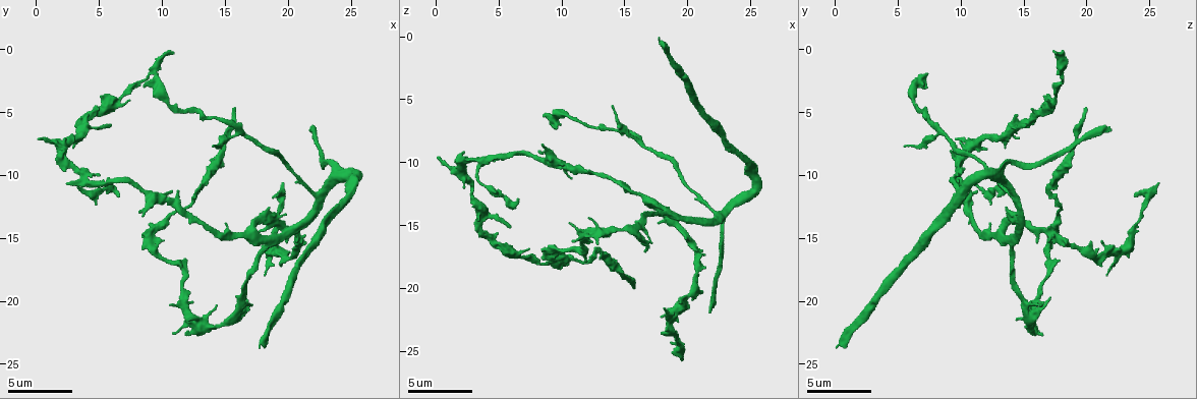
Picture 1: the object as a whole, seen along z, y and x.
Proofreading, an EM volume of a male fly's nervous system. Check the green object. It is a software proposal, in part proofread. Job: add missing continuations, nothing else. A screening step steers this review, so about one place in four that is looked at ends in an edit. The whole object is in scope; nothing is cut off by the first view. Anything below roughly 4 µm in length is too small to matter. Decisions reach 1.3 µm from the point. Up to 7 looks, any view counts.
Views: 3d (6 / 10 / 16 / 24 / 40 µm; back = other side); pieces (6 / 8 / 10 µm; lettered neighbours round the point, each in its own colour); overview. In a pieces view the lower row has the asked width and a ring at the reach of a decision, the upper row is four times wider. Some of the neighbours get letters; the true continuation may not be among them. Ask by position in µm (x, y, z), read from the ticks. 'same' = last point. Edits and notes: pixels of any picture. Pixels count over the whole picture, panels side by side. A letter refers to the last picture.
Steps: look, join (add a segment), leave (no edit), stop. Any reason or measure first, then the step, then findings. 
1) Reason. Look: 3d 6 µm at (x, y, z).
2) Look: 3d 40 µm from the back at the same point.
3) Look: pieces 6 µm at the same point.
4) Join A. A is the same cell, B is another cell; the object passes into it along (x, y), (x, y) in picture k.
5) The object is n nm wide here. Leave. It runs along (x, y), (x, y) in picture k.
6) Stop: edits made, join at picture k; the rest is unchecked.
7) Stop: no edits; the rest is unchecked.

End of a long branch. Look: 3d 6 µm at (17.8, 23.4, 0.4).

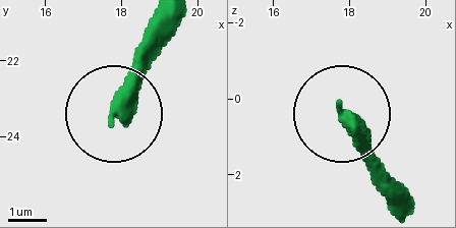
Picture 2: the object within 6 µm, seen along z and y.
Look: pieces 10 µm at (17.85, 23.50, 0.30).

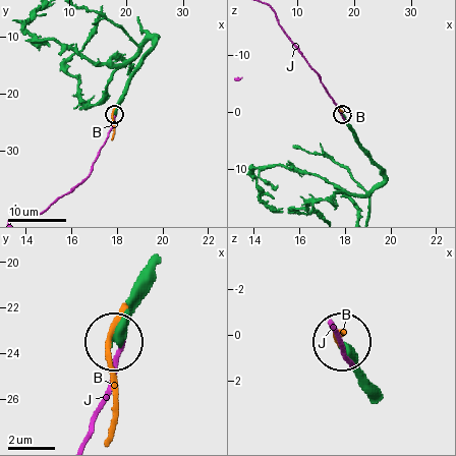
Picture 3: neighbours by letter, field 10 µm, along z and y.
Leave. B and J are other cells; it runs along (378, 396), (345, 345) in picture 3; none of them fits.

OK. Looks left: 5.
Thin end. Look: pieces 8 µm at (11.0, 22.6, 16.4).

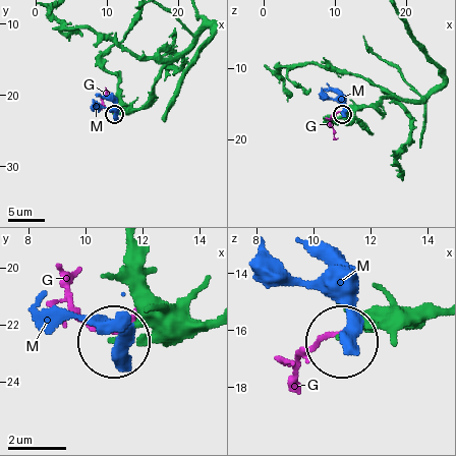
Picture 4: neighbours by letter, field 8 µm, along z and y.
The object is 120 nm wide here. Leave. G and M are other cells; it runs along (155, 56), (163, 66), (149, 100), (114, 113) in picture 4; none of them fits.

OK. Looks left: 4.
An open end. Look: pieces 8 µm at (19.6, 10.8, 25.6).

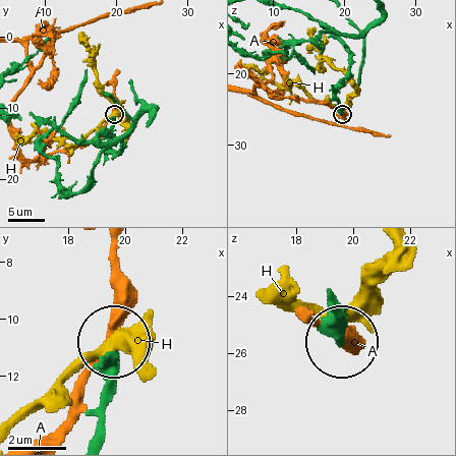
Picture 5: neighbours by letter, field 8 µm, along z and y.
Leave. A and H are other cells; none of them fits.

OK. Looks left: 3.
Stop: no edits; the rest is unchecked.

